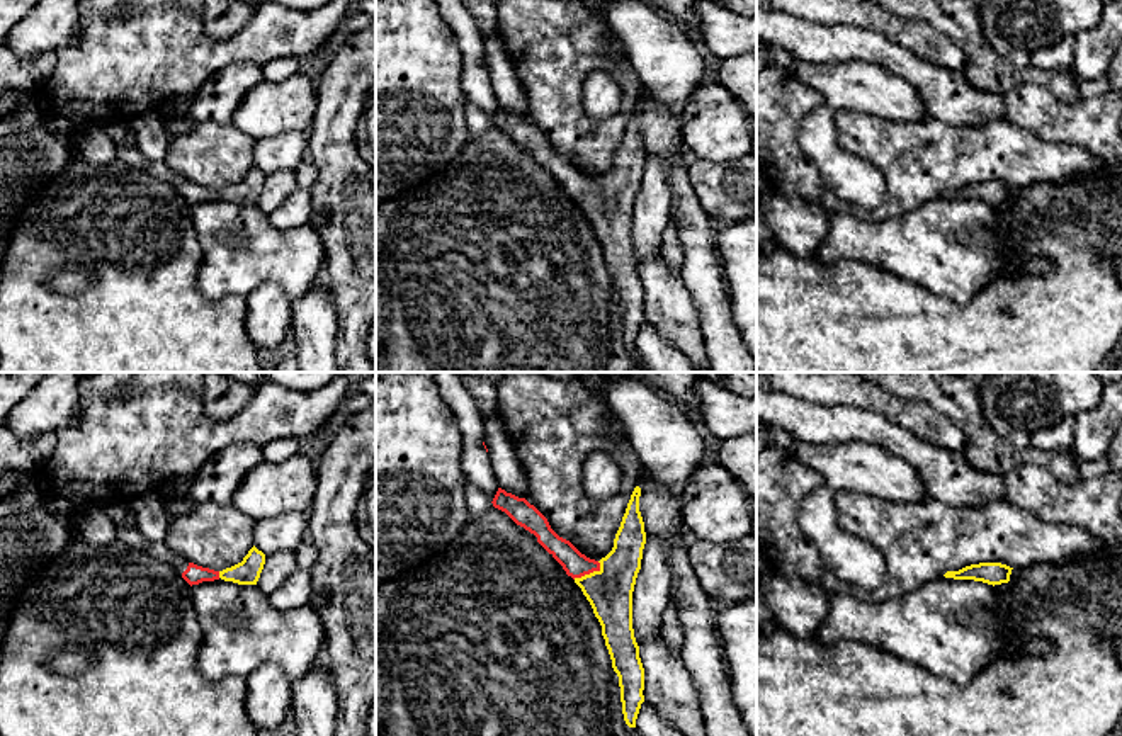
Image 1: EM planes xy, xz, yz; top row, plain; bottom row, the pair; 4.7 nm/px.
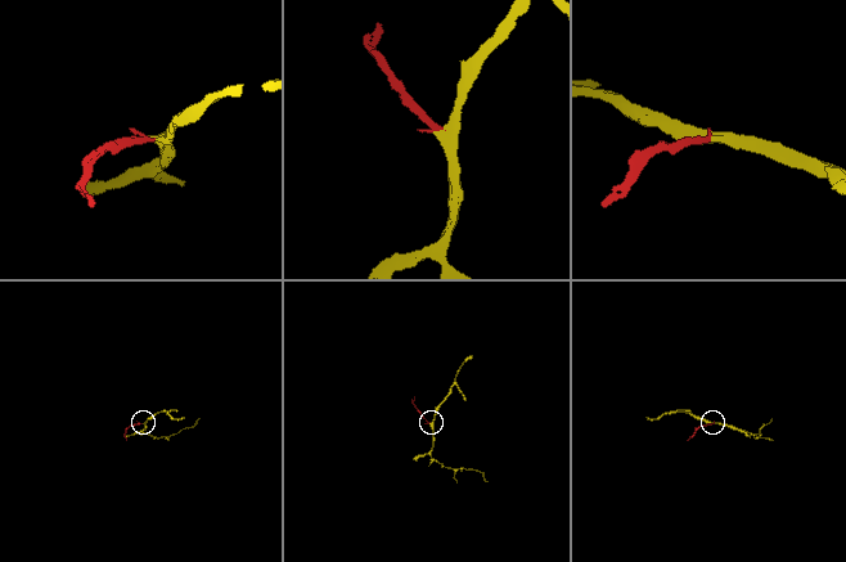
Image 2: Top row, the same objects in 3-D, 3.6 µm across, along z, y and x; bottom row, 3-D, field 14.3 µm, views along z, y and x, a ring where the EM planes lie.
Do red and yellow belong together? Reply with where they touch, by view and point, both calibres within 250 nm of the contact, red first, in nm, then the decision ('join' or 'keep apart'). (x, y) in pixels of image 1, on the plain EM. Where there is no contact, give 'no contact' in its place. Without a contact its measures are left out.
contact xz (589, 192); calibres 120 and 220 nm; join

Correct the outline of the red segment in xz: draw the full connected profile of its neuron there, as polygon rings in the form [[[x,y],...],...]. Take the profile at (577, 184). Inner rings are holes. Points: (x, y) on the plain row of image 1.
[[[636,105],[614,167],[600,180],[586,177],[570,160],[559,156],[547,138],[525,117],[498,107],[491,121],[495,127],[537,156],[537,161],[563,185],[590,221],[602,245],[612,287],[619,296],[622,333],[629,347],[636,347],[644,321],[644,287],[632,248],[632,211],[646,163],[639,116],[641,107]]]

